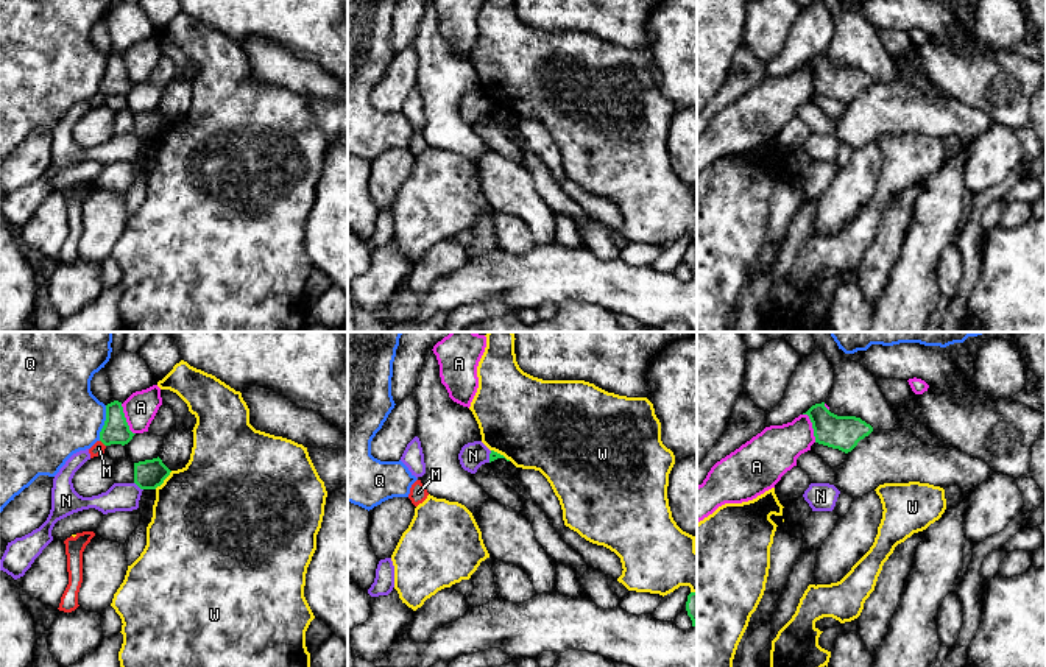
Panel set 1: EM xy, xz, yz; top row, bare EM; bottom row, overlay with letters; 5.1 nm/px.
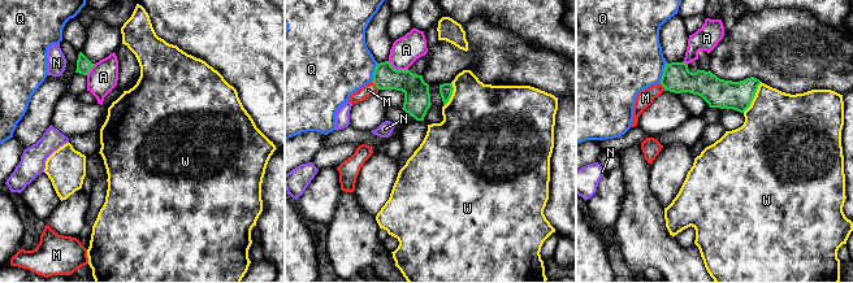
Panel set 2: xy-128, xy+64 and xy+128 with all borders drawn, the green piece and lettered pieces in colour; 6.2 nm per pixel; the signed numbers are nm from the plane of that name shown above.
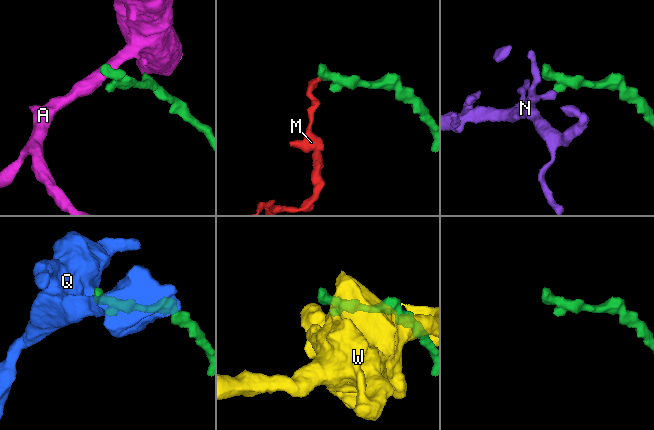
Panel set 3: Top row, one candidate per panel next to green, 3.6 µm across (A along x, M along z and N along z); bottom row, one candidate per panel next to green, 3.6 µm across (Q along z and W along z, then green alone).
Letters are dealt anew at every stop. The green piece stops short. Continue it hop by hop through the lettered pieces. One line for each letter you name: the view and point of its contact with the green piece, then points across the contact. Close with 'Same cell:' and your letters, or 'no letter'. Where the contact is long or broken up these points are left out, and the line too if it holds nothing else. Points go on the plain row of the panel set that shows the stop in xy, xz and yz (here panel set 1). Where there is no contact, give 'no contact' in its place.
Same cell: no letter

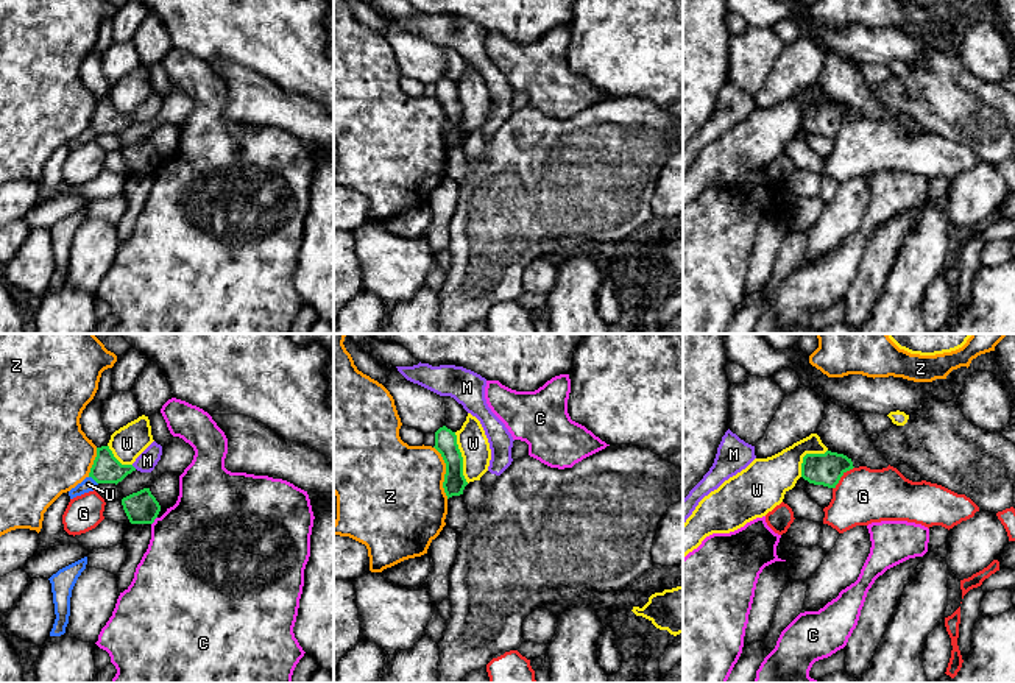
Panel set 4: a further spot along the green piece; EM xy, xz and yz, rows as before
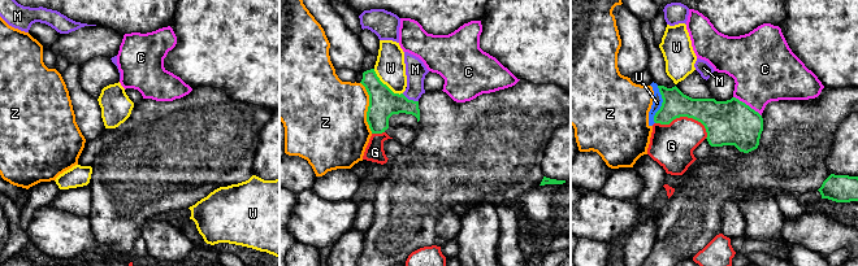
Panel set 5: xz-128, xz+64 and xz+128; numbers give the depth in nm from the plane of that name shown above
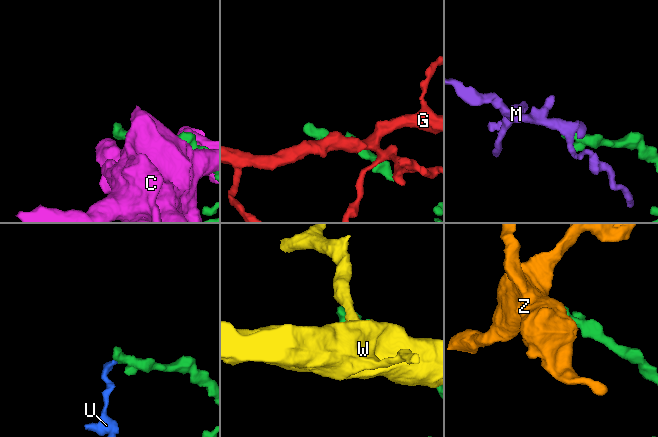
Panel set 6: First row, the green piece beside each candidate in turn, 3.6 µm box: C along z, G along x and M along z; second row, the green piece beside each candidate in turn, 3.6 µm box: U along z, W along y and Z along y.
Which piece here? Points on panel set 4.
M: xy (133, 117) | across xy (106, 119), (133, 117), (147, 111)
Same cell: M

